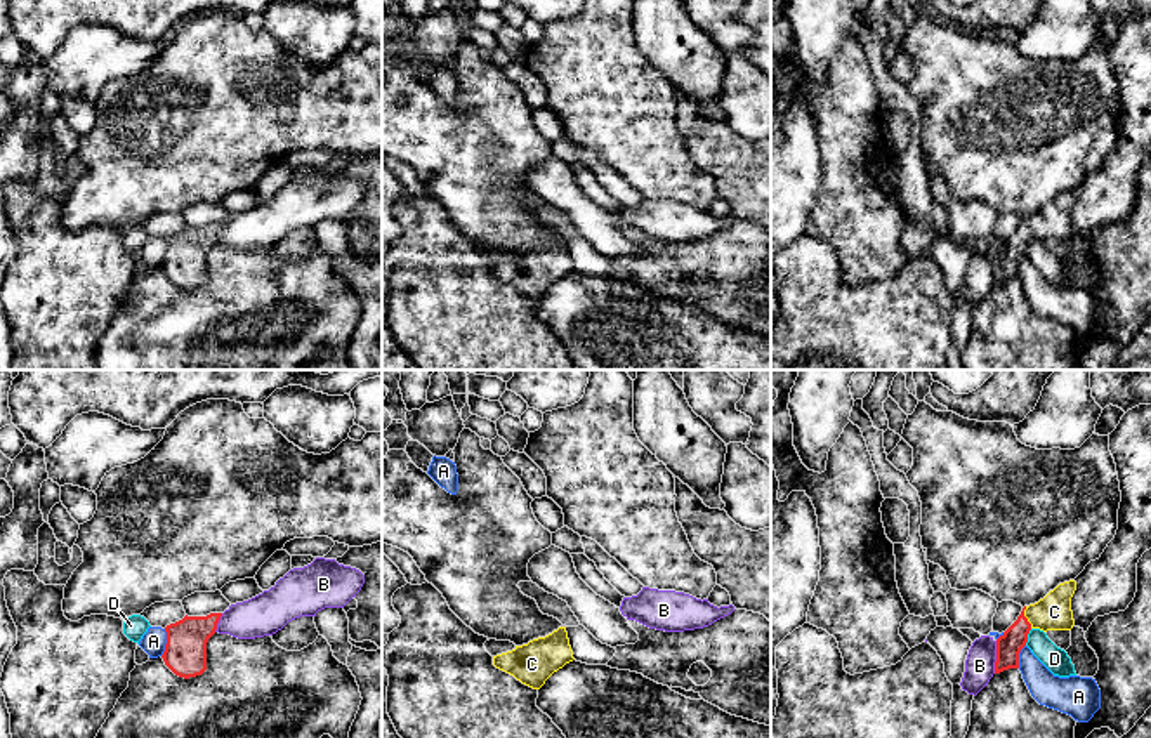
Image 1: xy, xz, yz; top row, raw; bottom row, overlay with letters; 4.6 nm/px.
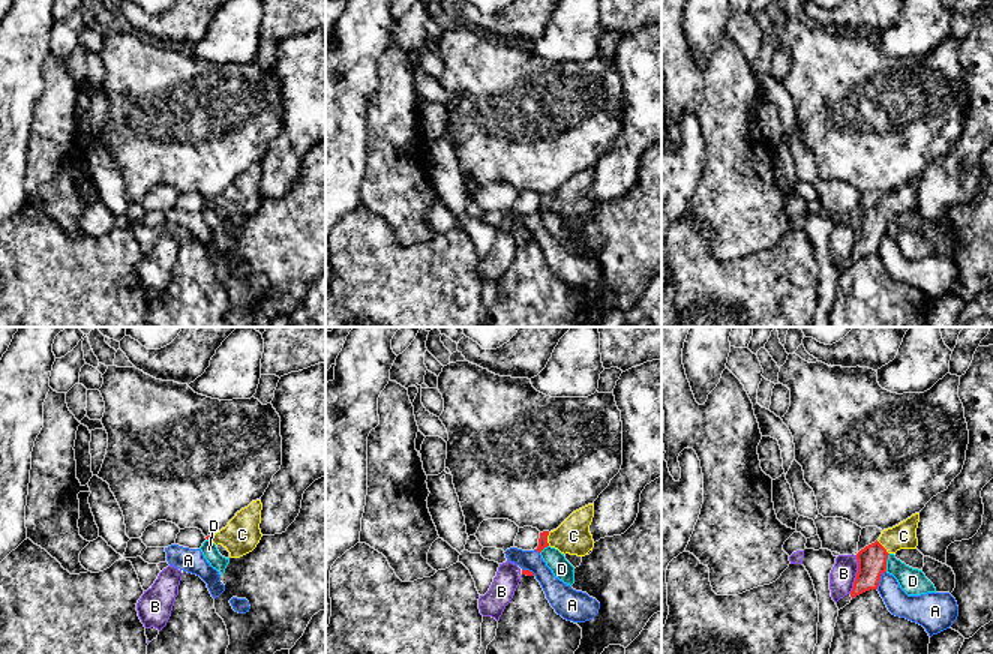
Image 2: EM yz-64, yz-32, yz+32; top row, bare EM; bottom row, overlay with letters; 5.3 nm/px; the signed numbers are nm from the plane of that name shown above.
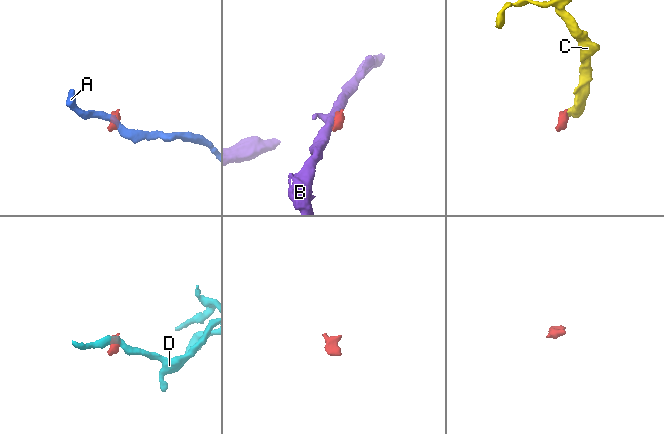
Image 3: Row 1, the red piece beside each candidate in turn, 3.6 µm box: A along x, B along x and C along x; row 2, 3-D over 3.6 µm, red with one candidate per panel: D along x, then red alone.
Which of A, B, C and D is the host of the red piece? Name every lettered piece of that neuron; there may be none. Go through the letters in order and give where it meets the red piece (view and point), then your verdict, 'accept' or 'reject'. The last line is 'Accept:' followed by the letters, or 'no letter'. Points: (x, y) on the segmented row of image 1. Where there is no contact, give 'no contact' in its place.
A: xy (167, 643) | reject
B: yz (997, 657) | reject
C: yz (1025, 617) | accept
D: yz (1026, 638) | reject
Accept: C

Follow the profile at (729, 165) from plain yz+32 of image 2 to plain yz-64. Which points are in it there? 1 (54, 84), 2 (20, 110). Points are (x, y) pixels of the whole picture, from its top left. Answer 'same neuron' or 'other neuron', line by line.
1: same neuron
2: other neuron

